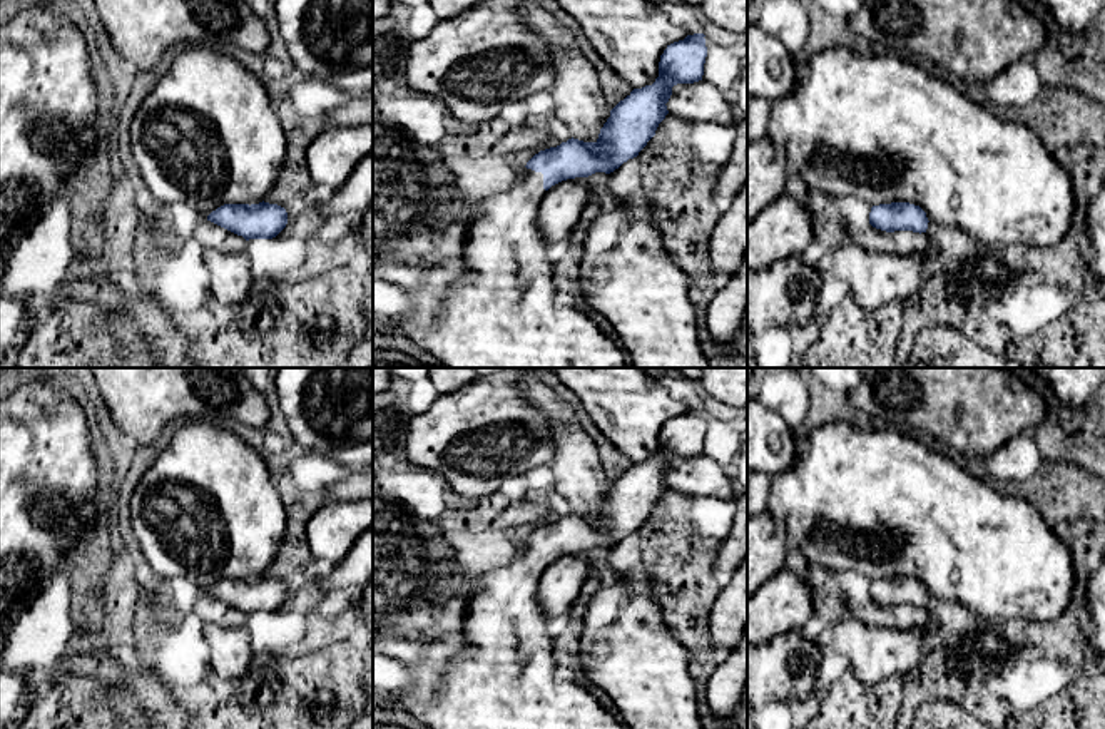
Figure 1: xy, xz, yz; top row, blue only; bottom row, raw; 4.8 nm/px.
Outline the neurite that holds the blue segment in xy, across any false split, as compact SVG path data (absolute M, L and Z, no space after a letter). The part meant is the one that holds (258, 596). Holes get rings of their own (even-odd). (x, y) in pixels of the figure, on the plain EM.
M269 577L224 579L207 590L207 595L249 614L272 614L288 599L284 582Z

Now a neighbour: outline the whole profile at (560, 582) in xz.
M587 552L567 553L545 565L537 597L547 620L572 609L590 572Z

